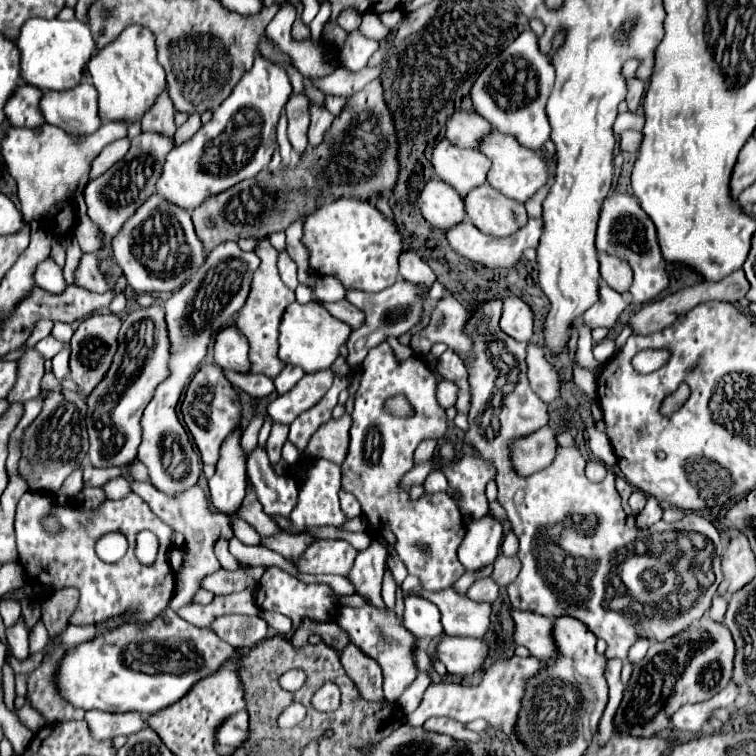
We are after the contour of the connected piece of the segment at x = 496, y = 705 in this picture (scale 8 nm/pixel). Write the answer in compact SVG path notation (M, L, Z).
M512 656L510 660L500 660L494 662L484 678L484 682L476 684L476 686L468 686L468 684L454 684L454 682L438 682L438 684L430 684L428 690L424 692L422 704L414 710L414 714L406 716L406 726L422 726L428 718L432 716L446 716L452 720L458 720L462 724L472 722L476 718L484 718L490 726L496 726L500 730L504 730L514 746L522 746L516 736L514 736L514 722L516 722L516 712L520 708L520 698L524 692L524 680L534 676L540 668L540 660L536 660L534 656L528 658L518 658Z

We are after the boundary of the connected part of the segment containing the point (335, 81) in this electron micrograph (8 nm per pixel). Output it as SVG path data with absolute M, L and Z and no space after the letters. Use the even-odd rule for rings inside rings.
M382 66L376 68L364 68L360 72L350 72L346 68L338 68L336 72L332 72L330 76L322 76L322 78L312 78L312 84L322 90L324 94L330 96L352 96L354 92L362 90L370 80L378 78Z

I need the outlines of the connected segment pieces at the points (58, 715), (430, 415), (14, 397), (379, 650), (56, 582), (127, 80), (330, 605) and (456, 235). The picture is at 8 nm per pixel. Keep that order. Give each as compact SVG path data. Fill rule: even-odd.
M56 646L48 658L42 662L40 668L36 668L30 676L28 676L28 698L30 704L42 714L46 716L46 720L50 722L64 722L64 720L82 720L84 712L70 706L68 702L64 702L58 692L54 690L54 668L58 664L58 660L62 658L64 648Z
M382 342L364 360L364 372L360 390L356 394L352 412L352 442L342 462L342 490L354 494L362 506L362 516L366 520L366 534L378 536L382 528L390 528L396 536L394 550L404 562L408 574L420 578L424 590L444 590L452 586L464 568L458 562L456 550L466 534L464 522L460 522L460 512L454 498L448 492L424 494L412 500L400 486L406 472L414 466L414 450L424 438L440 438L446 432L445 409L436 398L438 380L428 364L410 356L398 362L392 348ZM402 392L414 408L410 418L394 418L382 410L384 400Z
M22 348L18 362L18 380L6 400L10 404L14 402L26 402L40 394L40 384L44 376L44 358L34 348Z
M362 606L362 608L340 608L338 626L348 634L350 642L356 644L366 656L376 660L378 654L378 664L384 660L384 700L386 702L396 702L396 698L402 694L402 690L416 678L416 668L412 662L412 644L414 636L398 622L396 614L392 610L374 610L372 606Z
M26 492L16 508L16 546L18 546L18 562L24 568L26 582L36 582L44 590L56 592L66 586L74 586L80 590L80 602L76 612L70 616L70 624L74 626L98 626L108 622L110 618L120 618L130 614L128 624L146 626L152 622L170 602L174 592L174 574L168 564L168 546L172 528L166 526L158 516L152 514L148 504L136 494L128 494L120 500L106 500L102 510L94 510L94 514L86 514L86 510L78 510L74 500L58 506L50 494L42 492ZM60 508L60 524L64 530L54 538L42 530L40 518L44 514ZM112 530L120 530L128 536L130 550L136 548L136 536L142 530L150 530L158 538L158 558L152 566L144 566L136 556L124 556L116 564L102 562L96 552L96 540Z
M128 26L114 42L98 50L88 62L88 70L98 90L98 112L102 120L140 120L166 88L166 74L156 60L154 34L142 26Z
M270 566L264 572L264 576L260 578L258 592L256 592L256 604L258 604L260 610L280 612L280 614L292 618L294 628L298 626L302 616L308 616L312 620L334 620L336 612L338 612L334 592L332 592L332 588L328 584L304 584L304 582L292 578L290 574L282 572L276 566Z
M530 218L526 226L522 226L522 230L514 232L512 236L508 238L494 238L494 236L486 236L482 234L478 228L472 226L472 222L460 222L458 226L452 226L452 230L446 232L446 240L450 242L450 246L466 256L468 260L474 260L474 262L480 262L480 264L486 264L490 268L510 268L518 262L518 258L522 256L522 252L526 248L536 248L538 242L540 242L540 234L542 234L542 218Z

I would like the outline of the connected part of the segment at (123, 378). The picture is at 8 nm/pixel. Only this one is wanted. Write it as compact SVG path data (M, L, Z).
M152 304L148 308L138 308L122 322L118 334L118 350L114 354L112 366L106 372L106 378L92 390L86 398L88 414L86 428L90 438L90 464L96 468L108 466L126 466L136 458L136 448L142 436L142 412L148 406L158 382L164 382L170 376L170 340L166 338L166 320L164 308Z

